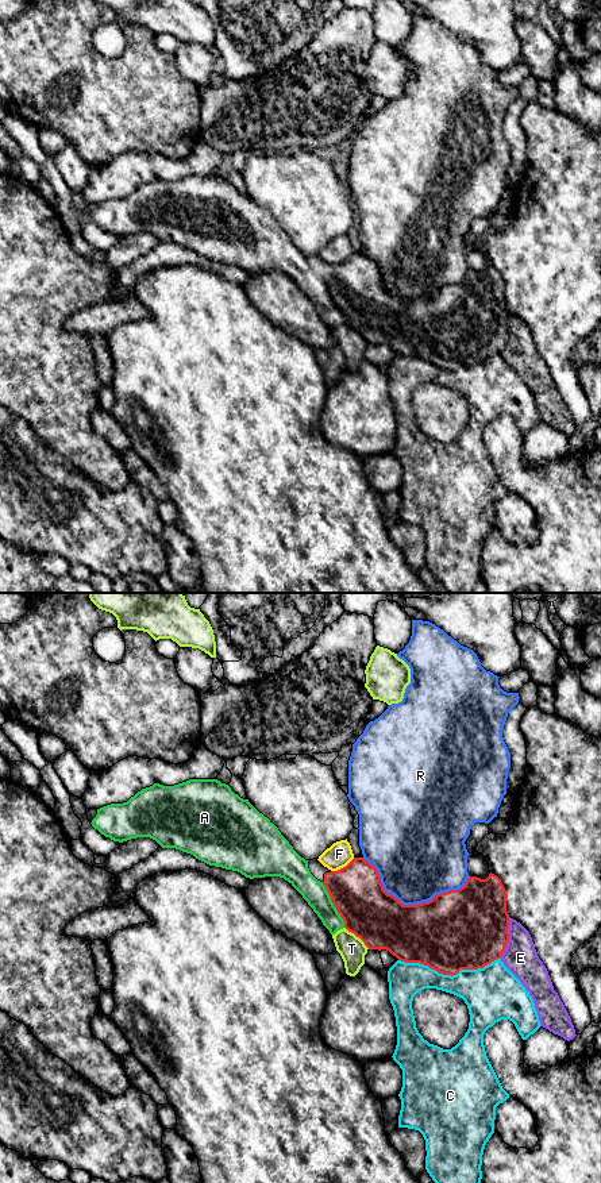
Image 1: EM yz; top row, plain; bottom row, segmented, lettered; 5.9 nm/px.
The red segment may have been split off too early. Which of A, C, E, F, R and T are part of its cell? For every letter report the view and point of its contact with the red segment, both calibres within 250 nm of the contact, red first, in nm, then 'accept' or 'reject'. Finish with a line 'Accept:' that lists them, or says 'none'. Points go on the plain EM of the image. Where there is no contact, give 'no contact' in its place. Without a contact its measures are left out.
A: meets red in yz at (334, 300); 320 nm thick on the red side, 150 nm on the other; accept
C: meets red in yz at (449, 369); 460 nm thick on the red side, 280 nm on the other; reject
E: meets red in yz at (508, 332); 480 nm thick on the red side, 200 nm on the other; reject
F: meets red in yz at (343, 262); 320 nm thick on the red side, 150 nm on the other; reject
R: meets red in yz at (411, 300); 420 nm thick on the red side, 440 nm on the other; reject
T: meets red in yz at (357, 331); 320 nm thick on the red side, 160 nm on the other; reject
Accept: A

